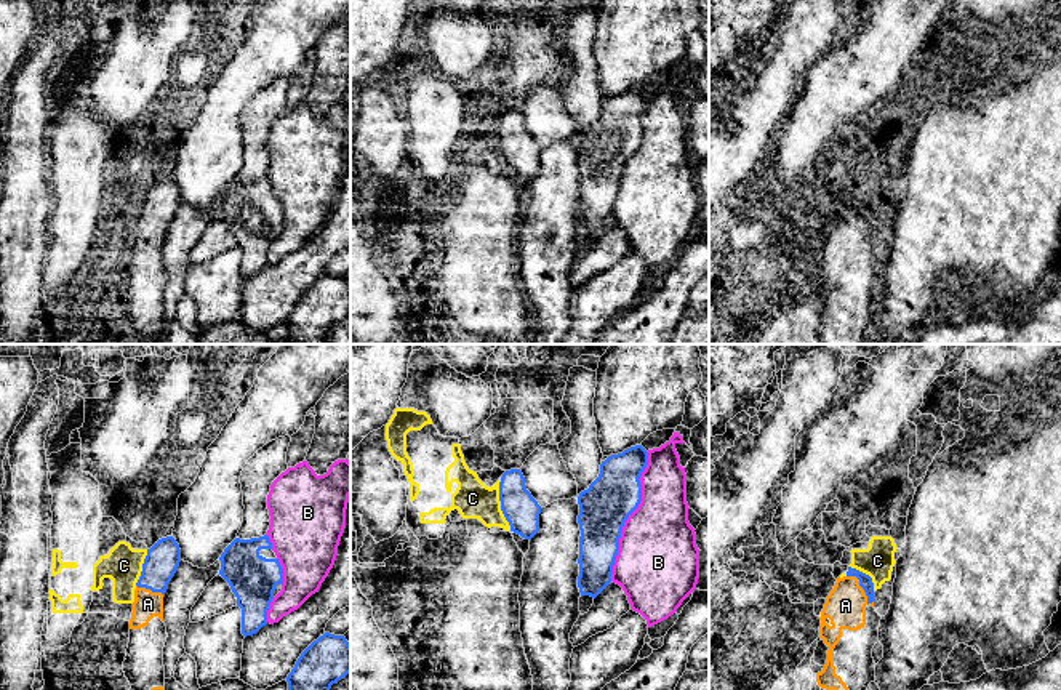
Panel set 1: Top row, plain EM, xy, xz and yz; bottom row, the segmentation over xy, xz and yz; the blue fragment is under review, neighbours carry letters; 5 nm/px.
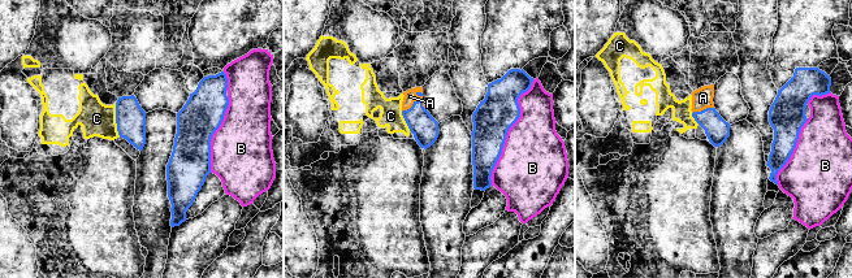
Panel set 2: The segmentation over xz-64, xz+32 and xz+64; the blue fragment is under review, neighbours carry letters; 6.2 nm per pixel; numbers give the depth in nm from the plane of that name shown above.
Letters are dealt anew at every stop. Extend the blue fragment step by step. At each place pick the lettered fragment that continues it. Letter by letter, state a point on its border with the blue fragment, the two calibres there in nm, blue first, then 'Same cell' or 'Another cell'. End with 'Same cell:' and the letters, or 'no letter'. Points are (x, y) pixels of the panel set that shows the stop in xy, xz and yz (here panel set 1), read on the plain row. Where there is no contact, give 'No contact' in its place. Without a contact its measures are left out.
A: Touches blue at yz (860, 226). Thickness 70 nm (blue) against 200 nm. Same cell
B: Touches blue at xz (629, 156). Thickness 260 nm (blue) against 400 nm. Another cell
C: Touches blue at xz (501, 146). Thickness 180 nm (blue) against 190 nm. Another cell
Same cell: A

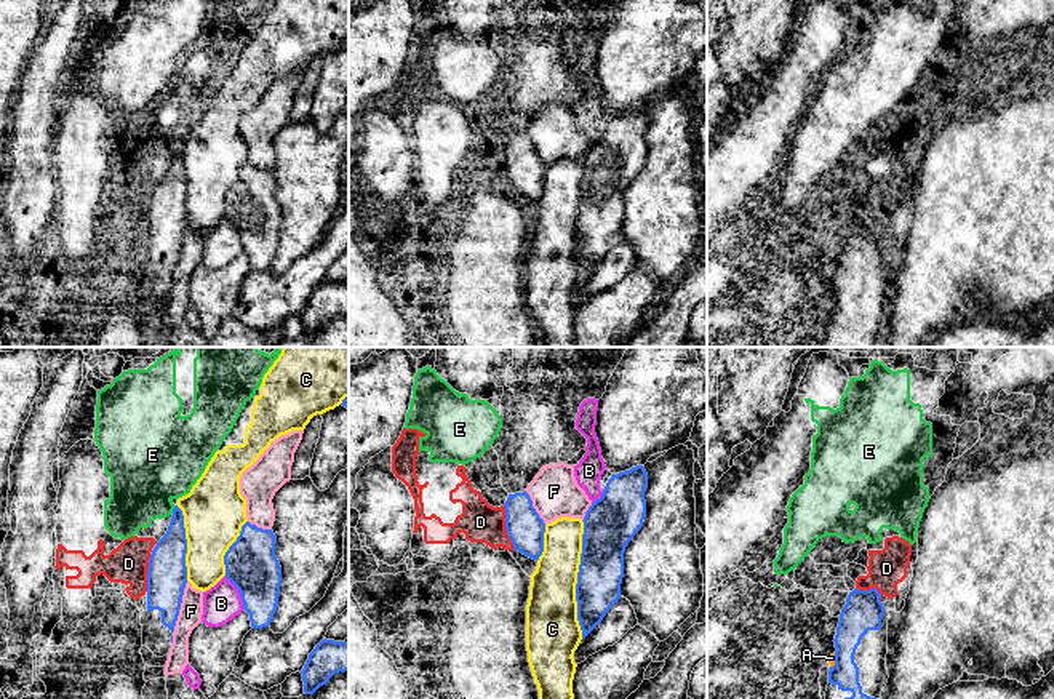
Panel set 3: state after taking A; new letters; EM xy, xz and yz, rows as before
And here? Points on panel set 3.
A: Touches blue at yz (835, 303). Thickness 170 nm (blue) against 30 nm. Another cell
B: Touches blue at xy (239, 232). Thickness 260 nm (blue) against 190 nm. Another cell
C: Touches blue at xz (578, 221). Thickness 220 nm (blue) against 260 nm. Another cell
D: Touches blue at xz (506, 170). Thickness 190 nm (blue) against 200 nm. Another cell
E: Touches blue at xy (175, 151). Thickness 170 nm (blue) against 400 nm. Another cell
F: Touches blue at xy (179, 248). Thickness 200 nm (blue) against 120 nm. Another cell
Same cell: no letter

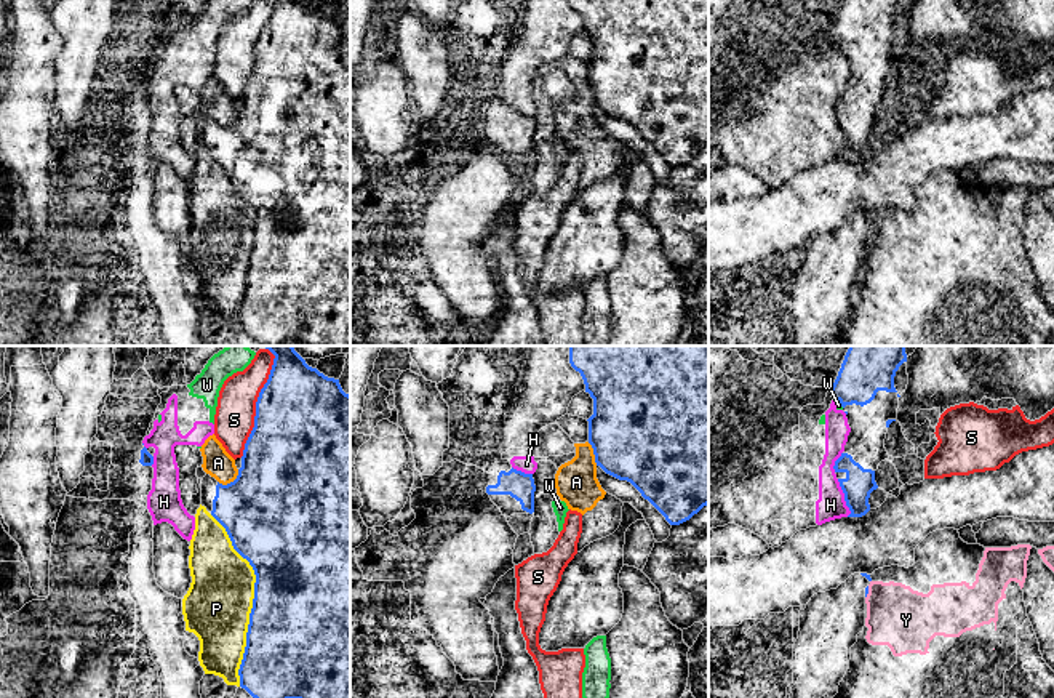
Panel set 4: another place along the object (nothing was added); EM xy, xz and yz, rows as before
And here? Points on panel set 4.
A: Touches blue at xy (231, 124). Thickness 480 nm (blue) against 150 nm. Another cell
H: Touches blue at yz (845, 140). Thickness 150 nm (blue) against 140 nm. Another cell
P: Touches blue at xy (253, 242). Thickness 500 nm (blue) against 340 nm. Another cell
S: Touches blue at xy (256, 50). Thickness 500 nm (blue) against 200 nm. Another cell
W: Touches blue at yz (842, 47). Thickness 220 nm (blue) against 30 nm. Another cell
Y: Touches blue at yz (867, 234). Thickness 20 nm (blue) against 320 nm. Another cell
Same cell: no letter

